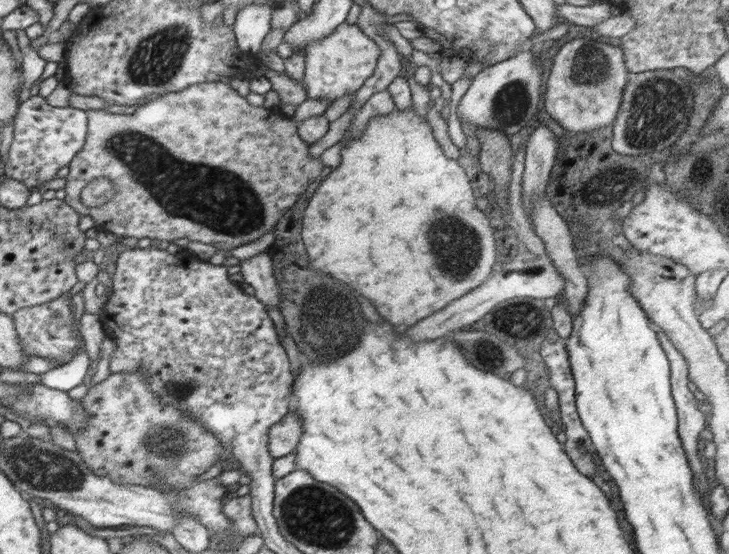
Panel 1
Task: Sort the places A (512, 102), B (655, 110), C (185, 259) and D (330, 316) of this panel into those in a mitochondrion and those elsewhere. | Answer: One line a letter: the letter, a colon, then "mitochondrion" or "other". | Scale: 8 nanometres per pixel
A: mitochondrion
B: mitochondrion
C: other
D: mitochondrion

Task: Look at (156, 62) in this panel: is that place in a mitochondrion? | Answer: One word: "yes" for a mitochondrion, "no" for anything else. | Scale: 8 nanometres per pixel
yes

